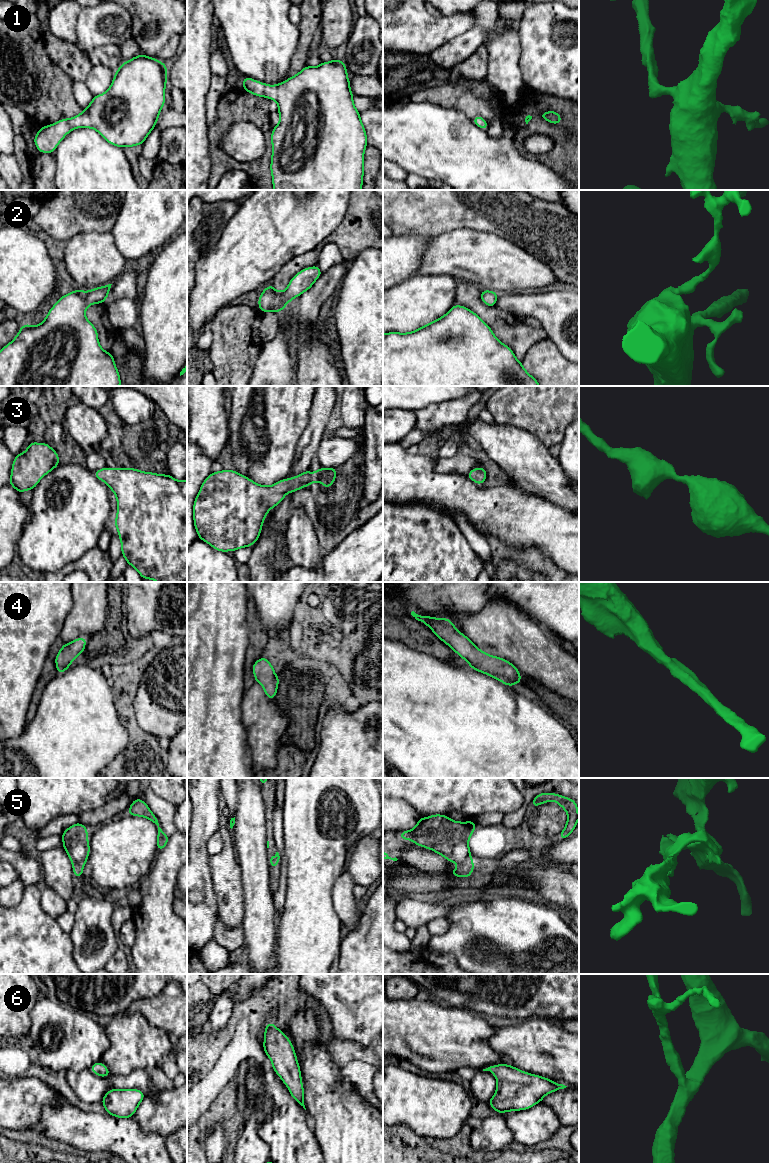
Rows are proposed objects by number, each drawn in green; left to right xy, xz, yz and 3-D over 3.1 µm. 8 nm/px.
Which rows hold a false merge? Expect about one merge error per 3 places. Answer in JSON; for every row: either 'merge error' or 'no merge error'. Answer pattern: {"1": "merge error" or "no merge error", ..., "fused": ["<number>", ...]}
{"1": "no merge error", "2": "no merge error", "3": "no merge error", "4": "no merge error", "5": "no merge error", "6": "no merge error", "fused": []}

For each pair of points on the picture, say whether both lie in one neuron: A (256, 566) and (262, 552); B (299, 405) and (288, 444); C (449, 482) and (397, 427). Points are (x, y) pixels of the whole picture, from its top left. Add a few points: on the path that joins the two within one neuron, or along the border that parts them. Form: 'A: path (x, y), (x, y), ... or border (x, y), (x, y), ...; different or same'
A: path (259, 563), (262, 555); same
B: path (289, 415), (288, 434); same
C: border (397, 442), (393, 444); different

